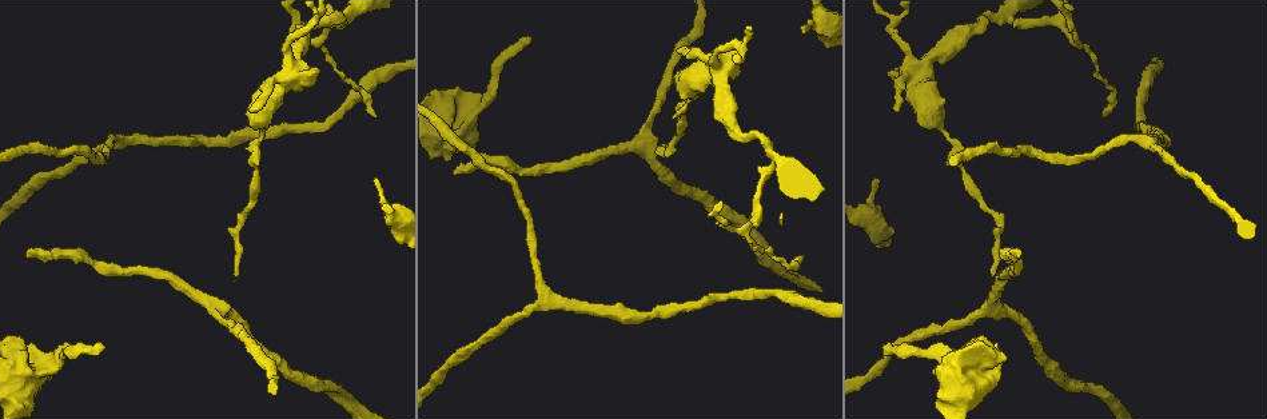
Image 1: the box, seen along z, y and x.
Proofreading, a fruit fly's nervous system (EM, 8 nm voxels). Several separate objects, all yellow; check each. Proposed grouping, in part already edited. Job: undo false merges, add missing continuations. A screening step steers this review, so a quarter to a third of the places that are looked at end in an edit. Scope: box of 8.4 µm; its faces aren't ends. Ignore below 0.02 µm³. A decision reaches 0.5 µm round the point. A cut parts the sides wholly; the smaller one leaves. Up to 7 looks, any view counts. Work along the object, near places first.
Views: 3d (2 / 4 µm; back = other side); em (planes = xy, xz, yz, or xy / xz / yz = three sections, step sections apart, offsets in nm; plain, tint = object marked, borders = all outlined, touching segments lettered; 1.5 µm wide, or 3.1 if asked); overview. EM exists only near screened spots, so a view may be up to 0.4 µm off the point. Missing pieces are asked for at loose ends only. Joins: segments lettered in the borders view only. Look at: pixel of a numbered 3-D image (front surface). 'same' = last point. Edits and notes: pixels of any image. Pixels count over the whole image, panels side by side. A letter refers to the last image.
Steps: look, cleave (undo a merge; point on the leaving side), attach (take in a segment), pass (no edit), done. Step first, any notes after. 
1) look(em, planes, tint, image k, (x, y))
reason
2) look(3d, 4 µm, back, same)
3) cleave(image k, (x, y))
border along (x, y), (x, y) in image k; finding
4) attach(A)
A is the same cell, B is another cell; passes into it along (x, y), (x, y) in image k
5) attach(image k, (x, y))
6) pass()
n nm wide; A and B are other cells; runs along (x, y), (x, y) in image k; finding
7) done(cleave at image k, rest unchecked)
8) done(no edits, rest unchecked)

look(3d, 4 µm, image 1, (680, 53))
branch stops here

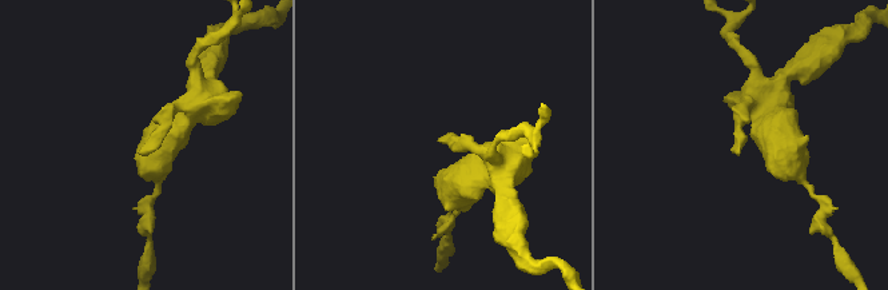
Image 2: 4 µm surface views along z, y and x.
look(em, planes, borders, image 2, (141, 154))

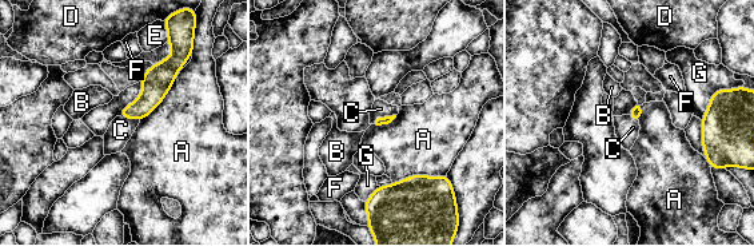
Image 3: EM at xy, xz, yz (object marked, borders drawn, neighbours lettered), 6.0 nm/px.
attach(image 3, (381, 108))
C is the same cell, A, B, D, E, F and G are other cells; passes into it along (387, 119), (385, 116), (381, 108) in image 3; the cell continues

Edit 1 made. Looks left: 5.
look(overview)

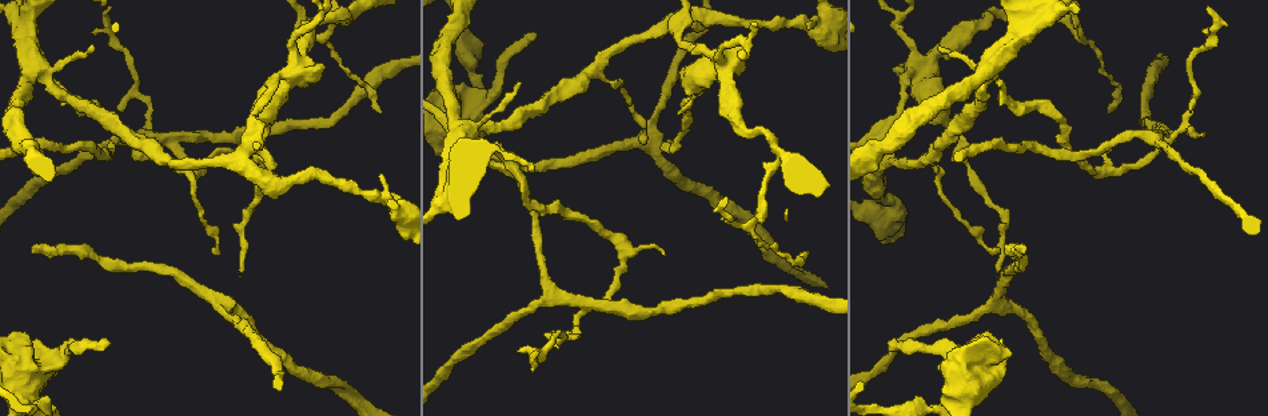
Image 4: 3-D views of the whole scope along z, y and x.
look(3d, 4 µm, image 4, (534, 37))
tapers out

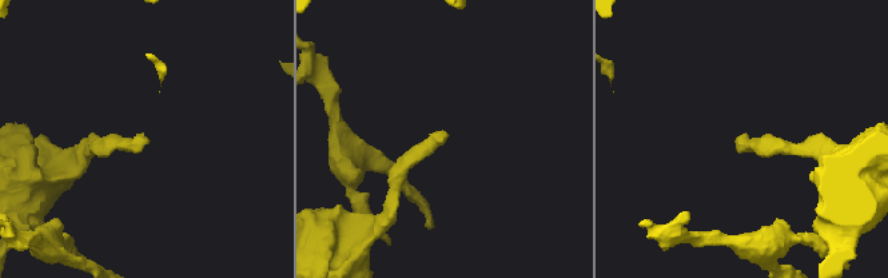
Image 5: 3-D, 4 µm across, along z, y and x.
look(em, xy, step 4, tint, image 5, (740, 142))

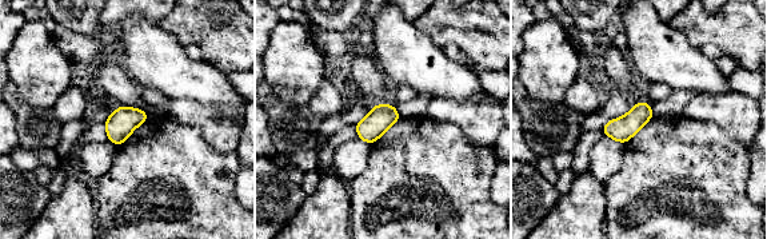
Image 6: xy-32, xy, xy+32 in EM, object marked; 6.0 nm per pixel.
look(em, planes, borders, same)

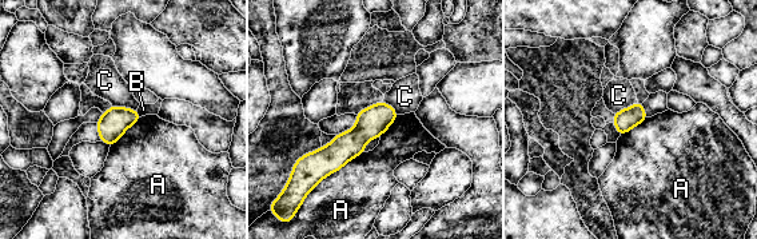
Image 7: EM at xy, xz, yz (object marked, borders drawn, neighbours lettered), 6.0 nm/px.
pass()
A, B and C are other cells; runs along (393, 114), (334, 156), (310, 160) in image 7; no lettered segment goes on from it

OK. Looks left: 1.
done(attach at image 3, rest unchecked)

